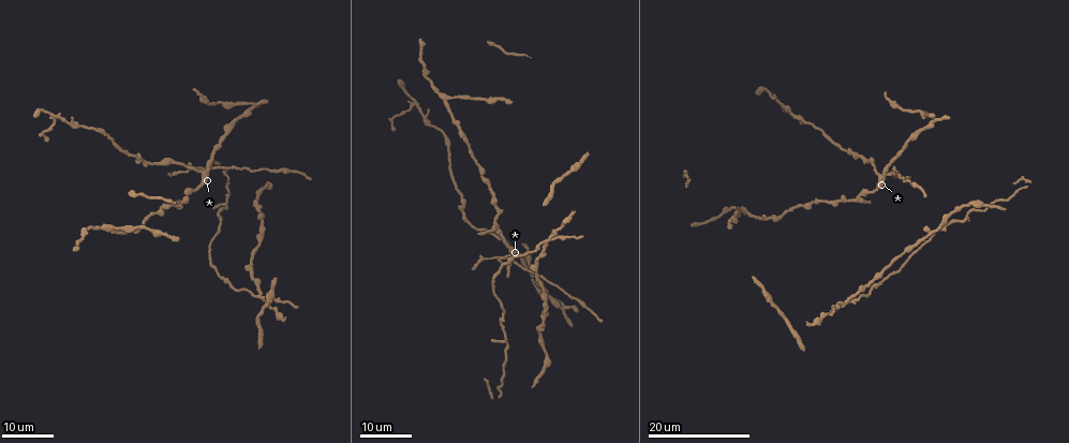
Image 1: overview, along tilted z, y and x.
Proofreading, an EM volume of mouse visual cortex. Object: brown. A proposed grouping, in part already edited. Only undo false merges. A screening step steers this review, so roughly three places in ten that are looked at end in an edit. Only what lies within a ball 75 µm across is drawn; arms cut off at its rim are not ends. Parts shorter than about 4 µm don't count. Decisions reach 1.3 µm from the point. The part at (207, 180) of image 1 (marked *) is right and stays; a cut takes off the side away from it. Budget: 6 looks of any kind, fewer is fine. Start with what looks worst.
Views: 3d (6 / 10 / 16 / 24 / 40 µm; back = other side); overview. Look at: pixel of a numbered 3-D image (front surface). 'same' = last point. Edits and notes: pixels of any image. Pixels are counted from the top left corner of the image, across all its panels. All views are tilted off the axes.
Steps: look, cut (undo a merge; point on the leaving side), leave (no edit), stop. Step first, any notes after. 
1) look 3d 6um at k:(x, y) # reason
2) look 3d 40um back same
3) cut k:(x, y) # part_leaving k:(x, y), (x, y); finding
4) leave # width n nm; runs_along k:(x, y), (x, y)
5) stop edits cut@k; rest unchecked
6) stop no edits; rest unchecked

look 3d 24um at 1:(57, 116) # four or more arms meet

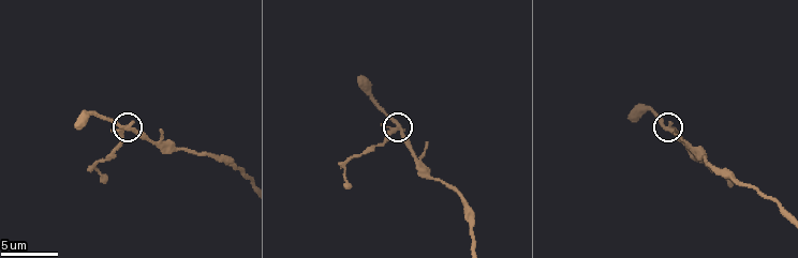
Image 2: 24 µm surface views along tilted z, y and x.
look 3d 6um at 2:(392, 127)

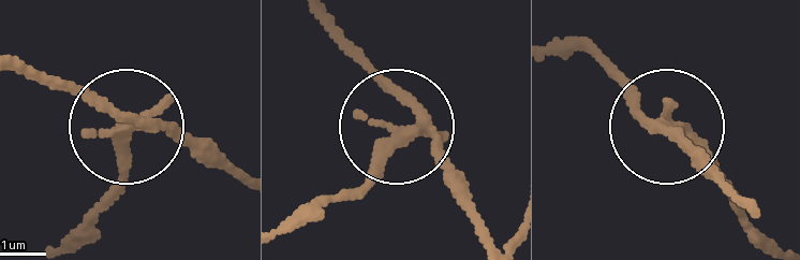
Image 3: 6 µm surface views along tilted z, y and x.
look 3d 6um back at 3:(408, 130)

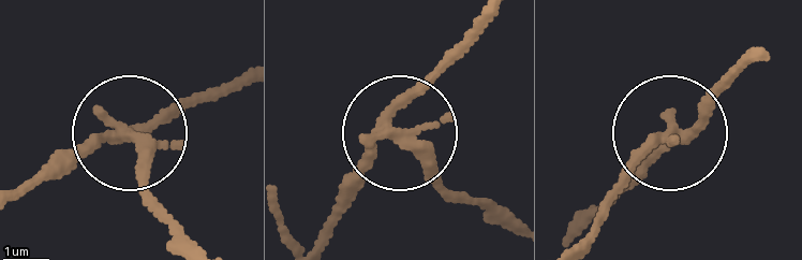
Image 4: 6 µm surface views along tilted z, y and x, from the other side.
leave # width 230 nm; runs_along 4:(314, 240), (463, 32); continuous, no second cell

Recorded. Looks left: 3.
look 3d 24um at 1:(259, 296) # four-way junction

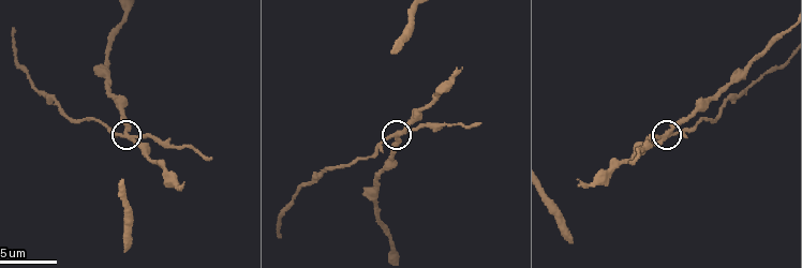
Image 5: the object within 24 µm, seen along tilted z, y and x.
look 3d 10um at 5:(397, 136)

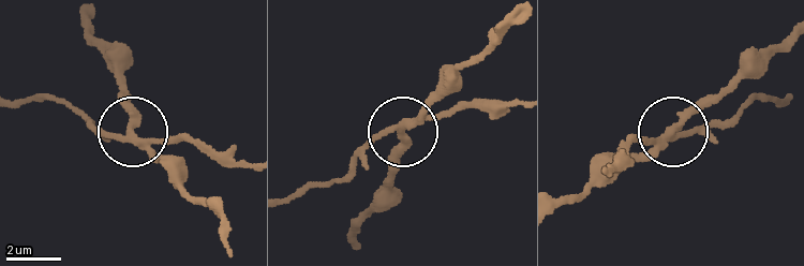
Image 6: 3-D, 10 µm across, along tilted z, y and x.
look 3d 6um at 6:(399, 125)

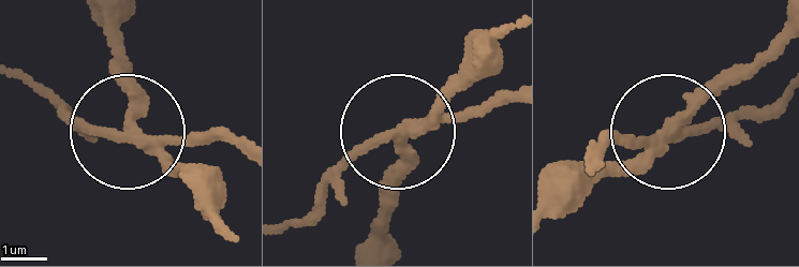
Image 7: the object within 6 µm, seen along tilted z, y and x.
cut 7:(90, 132) # part_leaving 7:(414, 128), (373, 138), (283, 224); a second cell is stuck on

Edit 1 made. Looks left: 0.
stop edits cut@7; rest unchecked

